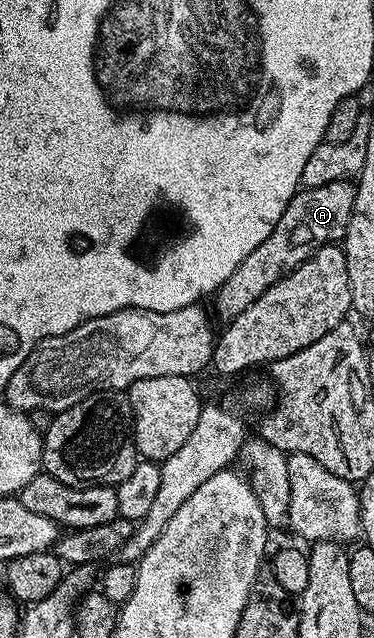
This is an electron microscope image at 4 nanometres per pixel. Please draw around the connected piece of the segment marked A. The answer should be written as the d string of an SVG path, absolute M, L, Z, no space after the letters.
M349 180L333 181L328 185L316 188L303 188L295 193L285 208L284 214L272 229L272 235L228 275L228 279L221 285L217 293L213 294L213 312L218 312L217 320L228 323L240 315L240 311L248 311L268 287L272 287L280 279L284 279L296 267L313 255L318 249L325 245L341 242L345 238L347 225L351 219L352 207L355 205L356 187Z

